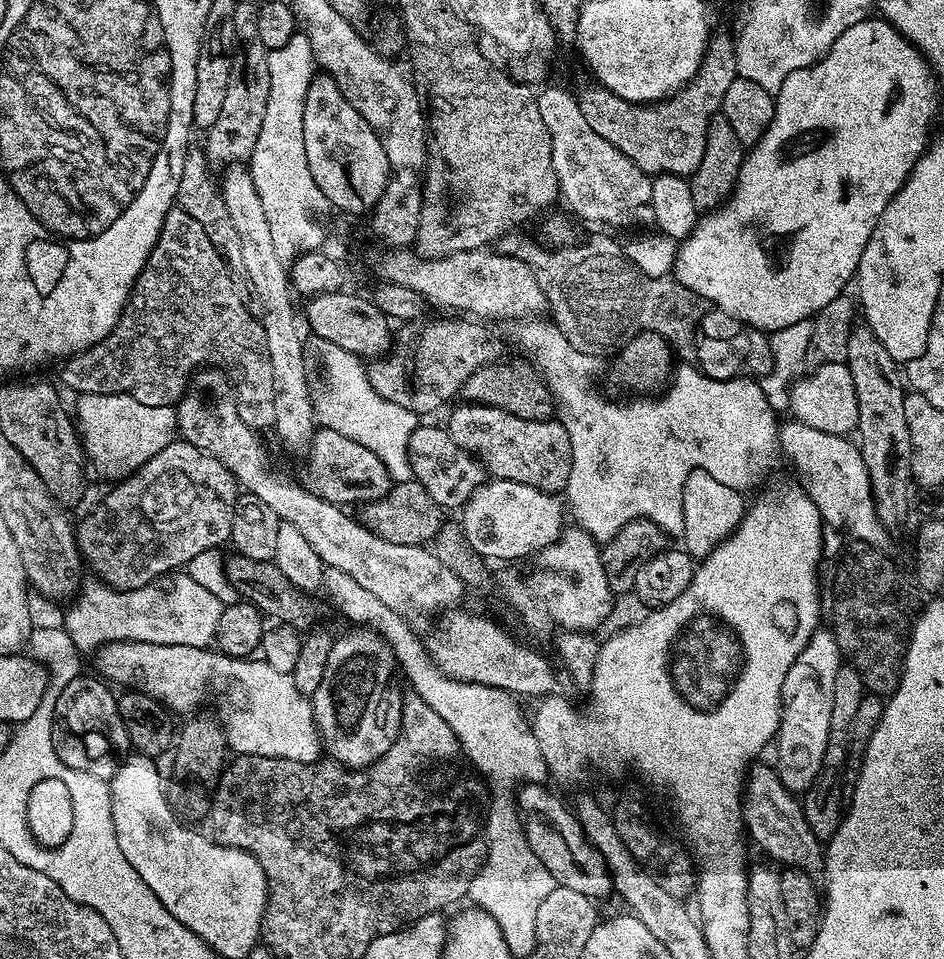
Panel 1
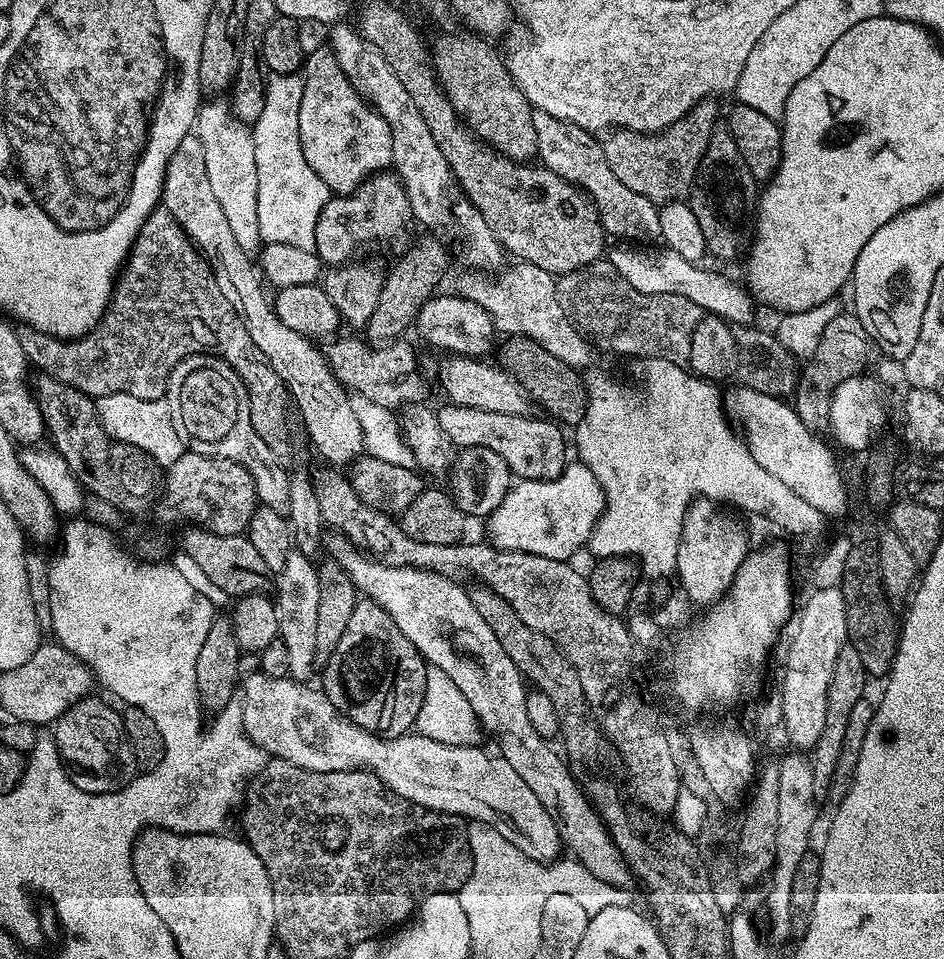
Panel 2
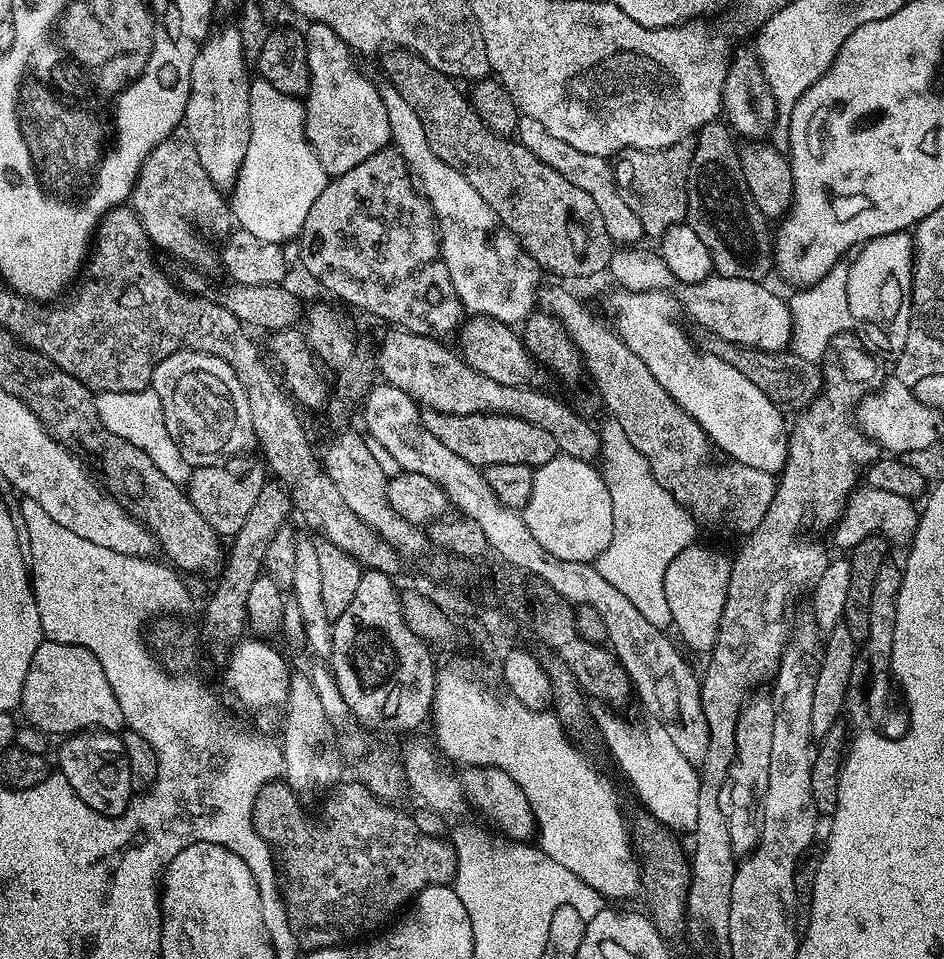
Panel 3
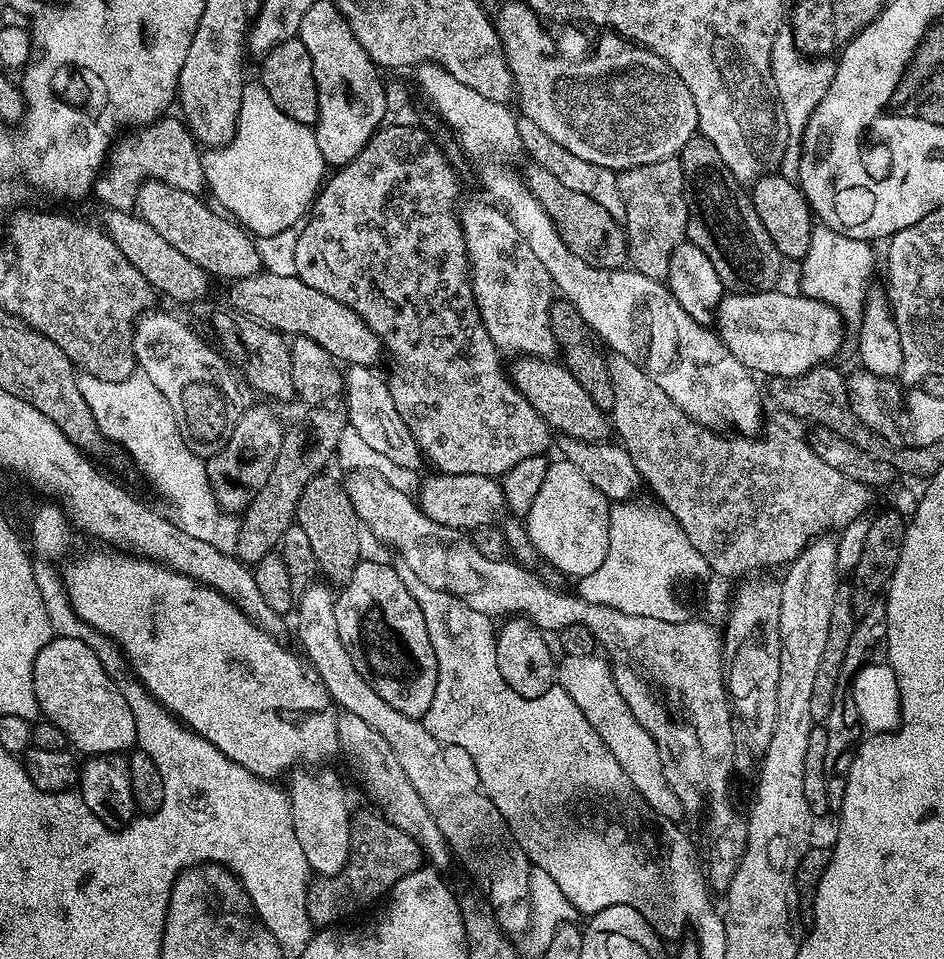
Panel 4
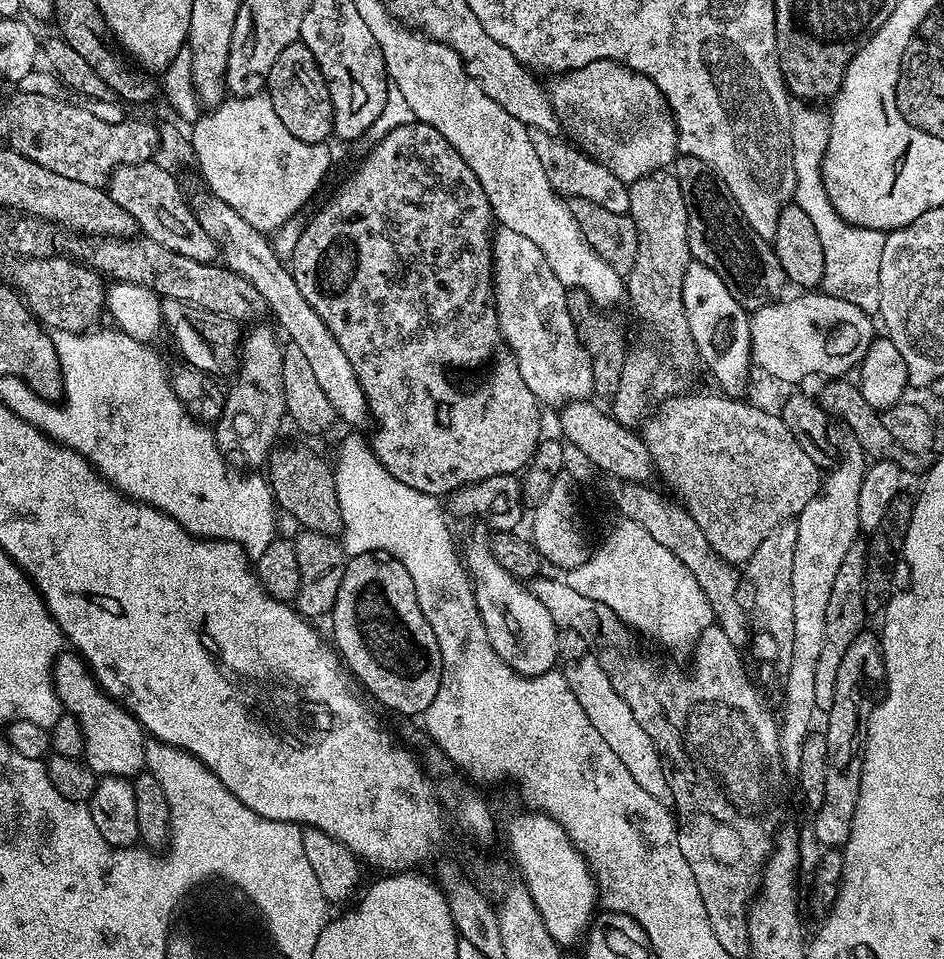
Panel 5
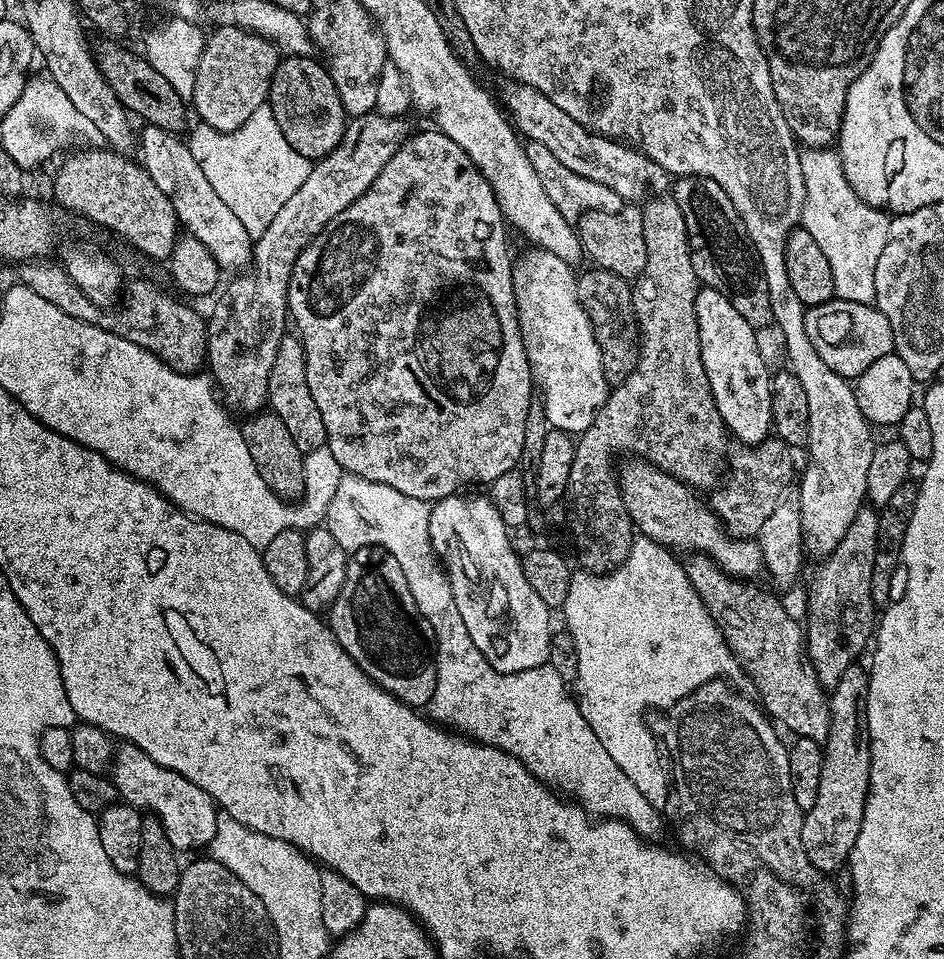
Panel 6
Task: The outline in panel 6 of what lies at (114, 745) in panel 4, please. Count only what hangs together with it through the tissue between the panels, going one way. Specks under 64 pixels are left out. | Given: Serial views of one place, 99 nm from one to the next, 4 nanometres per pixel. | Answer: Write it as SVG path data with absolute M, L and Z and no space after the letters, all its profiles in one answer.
M121 743L112 758L110 779L123 803L159 818L162 830L166 830L170 838L170 846L174 846L177 853L196 854L199 848L207 849L211 845L221 813L210 794L206 794L202 786L194 786L190 778L182 778L174 770L158 766L158 762L154 762L150 754L138 750L138 746Z

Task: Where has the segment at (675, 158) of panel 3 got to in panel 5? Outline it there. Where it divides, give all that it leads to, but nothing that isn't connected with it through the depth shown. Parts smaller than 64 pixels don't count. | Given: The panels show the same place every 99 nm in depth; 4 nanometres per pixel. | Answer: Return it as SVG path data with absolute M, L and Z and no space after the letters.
M668 170L651 172L628 185L630 206L627 215L631 216L638 230L638 255L634 257L634 266L626 273L626 296L632 299L632 308L640 319L640 324L656 339L656 344L649 348L636 348L627 353L622 366L622 382L618 382L618 390L611 397L611 415L620 424L636 426L641 423L659 405L670 396L687 393L692 384L692 371L698 368L698 357L694 338L690 338L690 322L686 322L686 314L682 306L682 277L686 274L688 261L692 259L692 251L688 245L688 215L686 202L682 198L682 186L678 186L678 178Z

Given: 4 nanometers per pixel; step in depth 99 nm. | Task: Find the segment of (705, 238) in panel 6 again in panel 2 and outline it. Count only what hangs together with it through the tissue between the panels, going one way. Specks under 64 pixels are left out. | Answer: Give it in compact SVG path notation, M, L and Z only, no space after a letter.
M717 126L714 134L710 134L710 146L706 146L706 154L702 158L700 168L696 171L696 183L693 184L686 203L694 210L694 218L698 218L698 227L702 230L702 238L706 238L706 246L711 255L720 260L736 260L745 255L754 235L754 209L758 204L758 181L752 177L746 162L742 162L742 154L738 154L730 130L726 126Z

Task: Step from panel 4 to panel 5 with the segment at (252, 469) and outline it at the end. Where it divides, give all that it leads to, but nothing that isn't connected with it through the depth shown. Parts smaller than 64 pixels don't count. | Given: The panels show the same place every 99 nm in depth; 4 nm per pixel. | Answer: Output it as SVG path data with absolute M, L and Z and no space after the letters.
M253 323L249 327L253 328L243 333L242 343L238 348L240 373L237 374L232 389L227 389L224 412L214 431L221 445L252 444L253 462L263 465L270 449L277 443L276 435L280 432L280 423L286 420L288 407L282 382L284 348L276 341L277 333L272 333L266 325L260 323Z

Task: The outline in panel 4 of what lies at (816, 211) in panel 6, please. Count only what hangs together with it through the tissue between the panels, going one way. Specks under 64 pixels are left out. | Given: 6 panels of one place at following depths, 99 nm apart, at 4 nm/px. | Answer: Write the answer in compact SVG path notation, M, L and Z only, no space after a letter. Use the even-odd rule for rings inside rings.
M781 30L777 32L776 37L774 38L774 46L772 47L772 53L770 54L770 62L772 63L772 73L774 74L774 86L778 86L778 94L780 95L780 101L782 102L782 114L786 114L786 126L788 127L786 154L782 158L779 171L788 180L796 180L800 174L800 155L802 154L802 146L800 143L804 141L806 122L810 122L810 114L814 114L818 102L822 102L822 98L826 98L826 90L830 90L830 82L834 82L836 60L832 58L809 58L797 48L796 40L792 36L791 31ZM817 223L812 230L810 238L810 250L804 255L800 268L799 291L805 296L814 298L818 302L826 302L838 310L838 314L846 322L858 322L864 317L864 303L868 301L868 293L872 280L872 271L876 268L876 256L872 253L873 245L866 240L850 238L841 232L835 232L833 228L827 228L825 224Z

